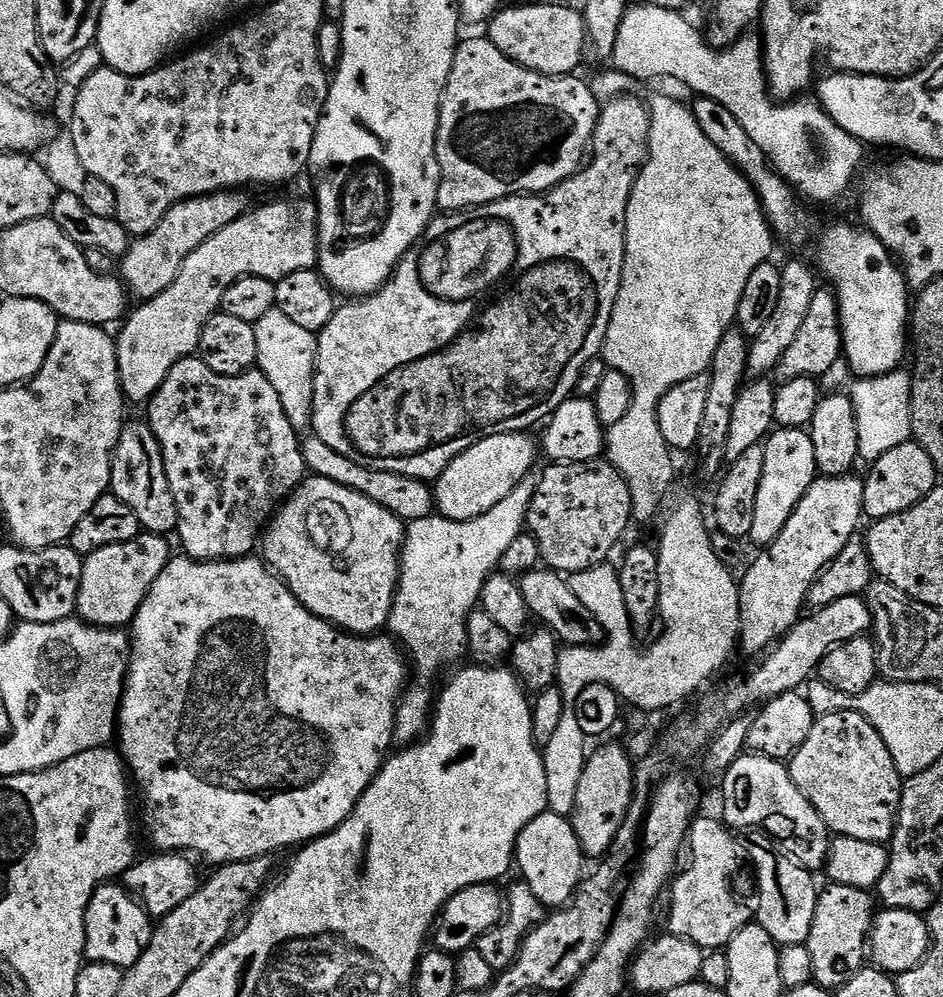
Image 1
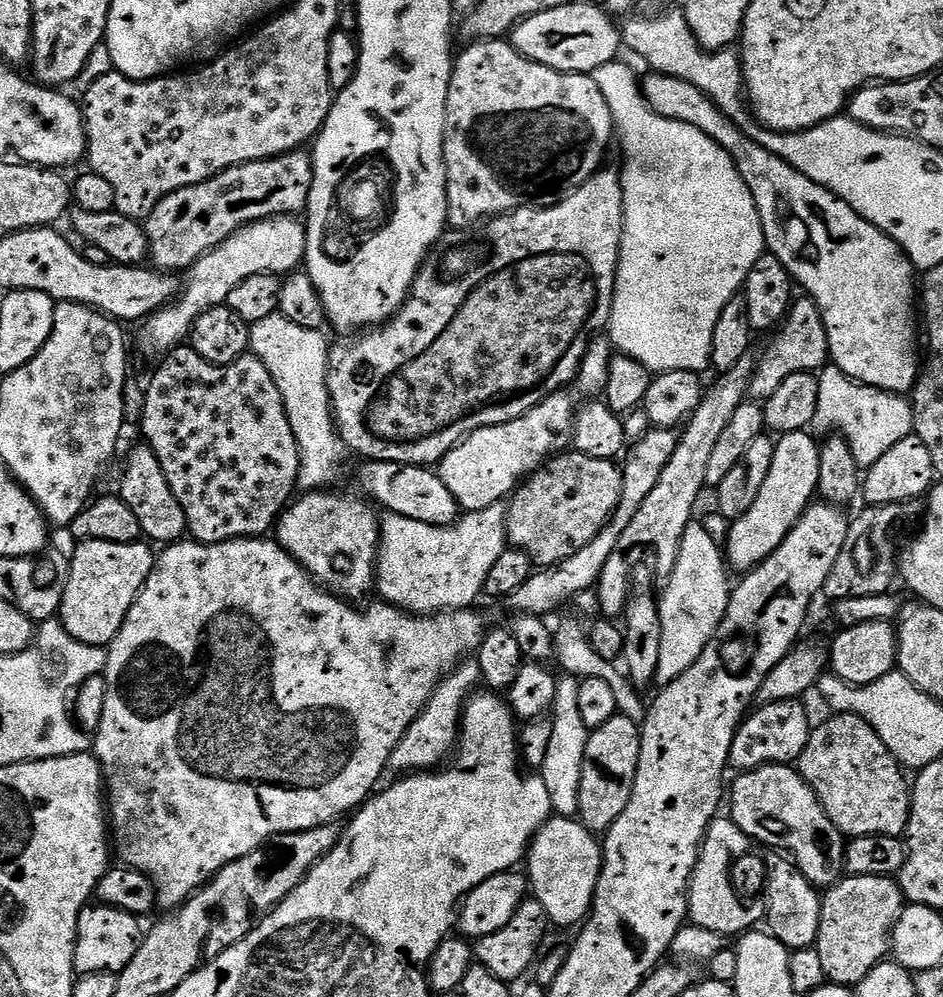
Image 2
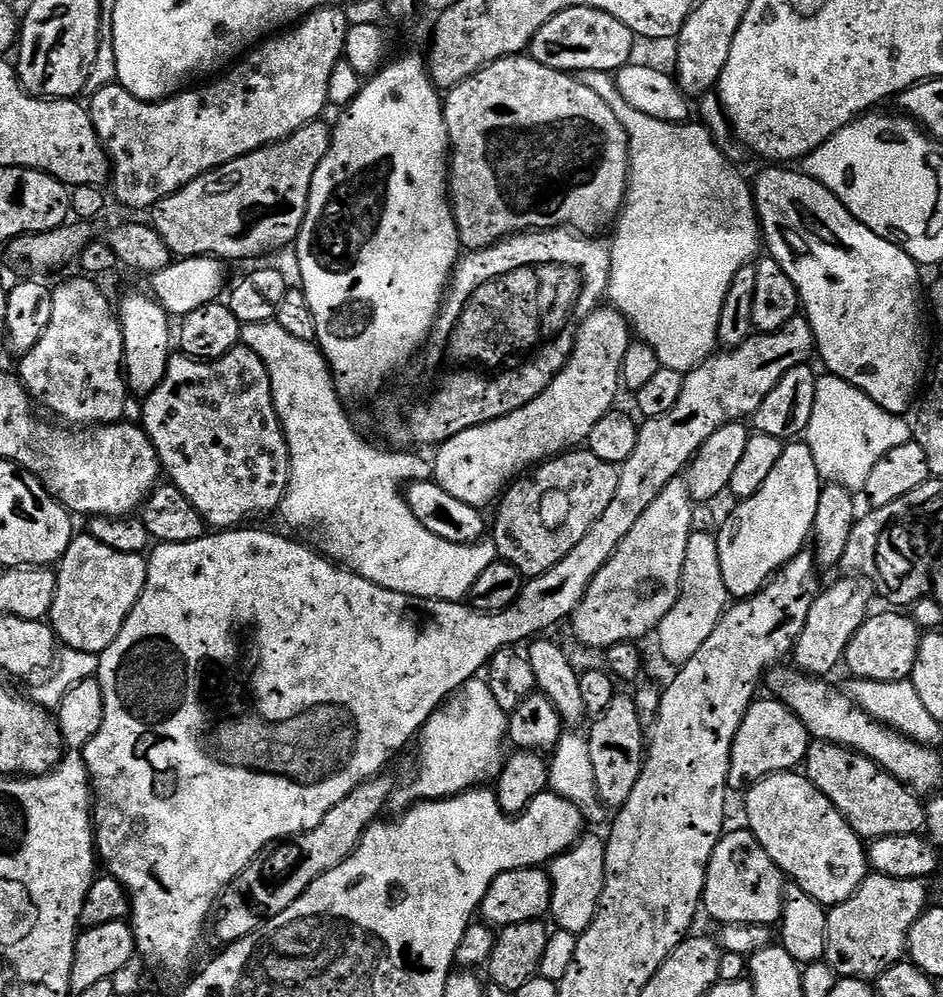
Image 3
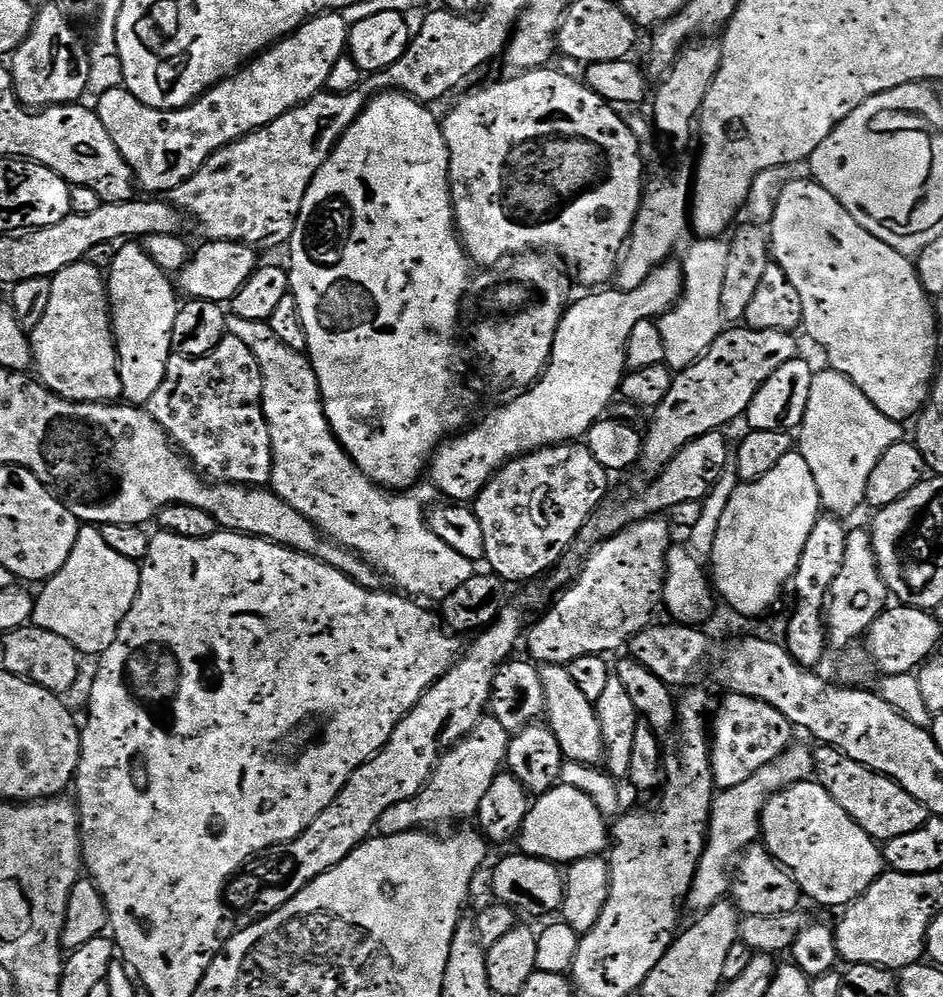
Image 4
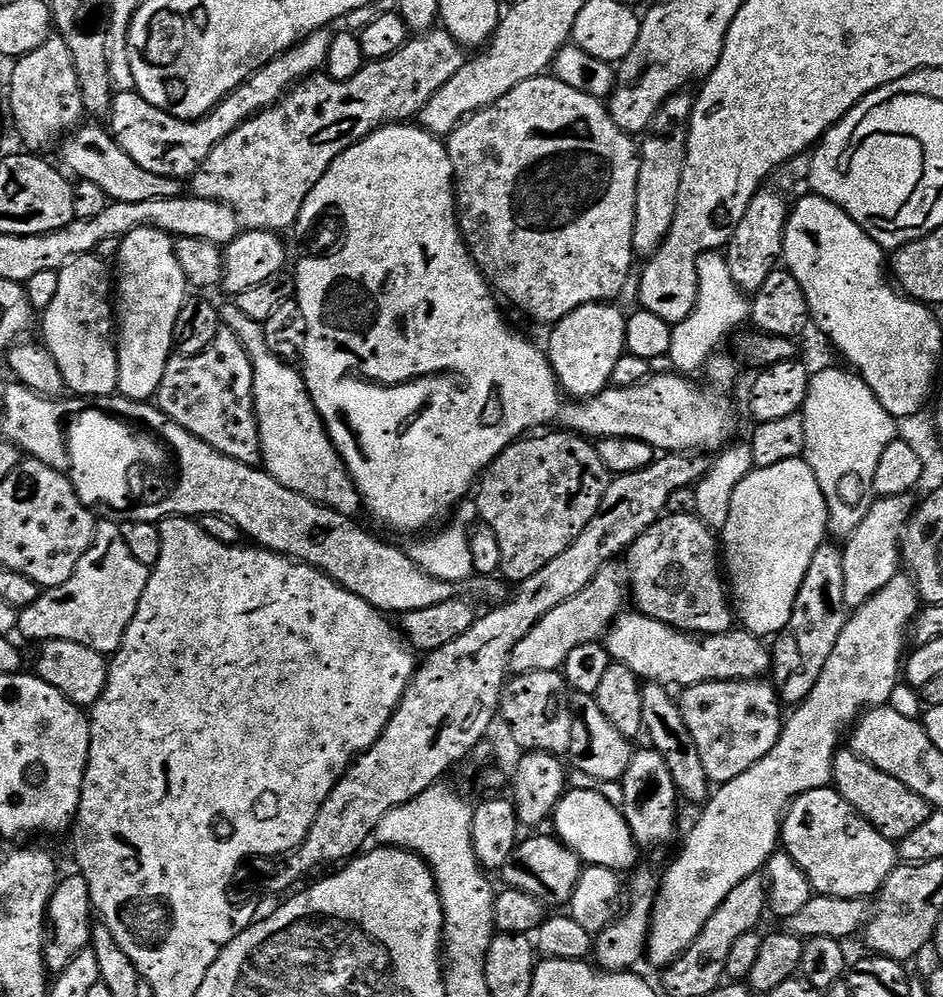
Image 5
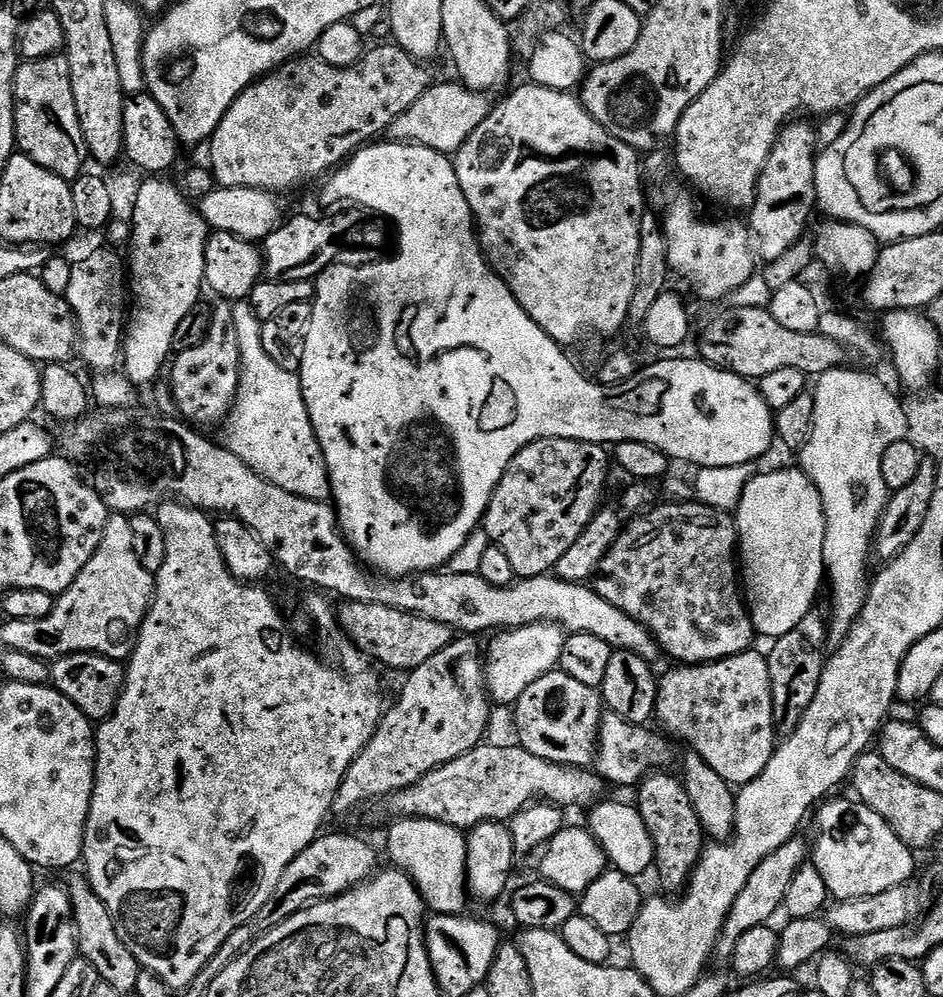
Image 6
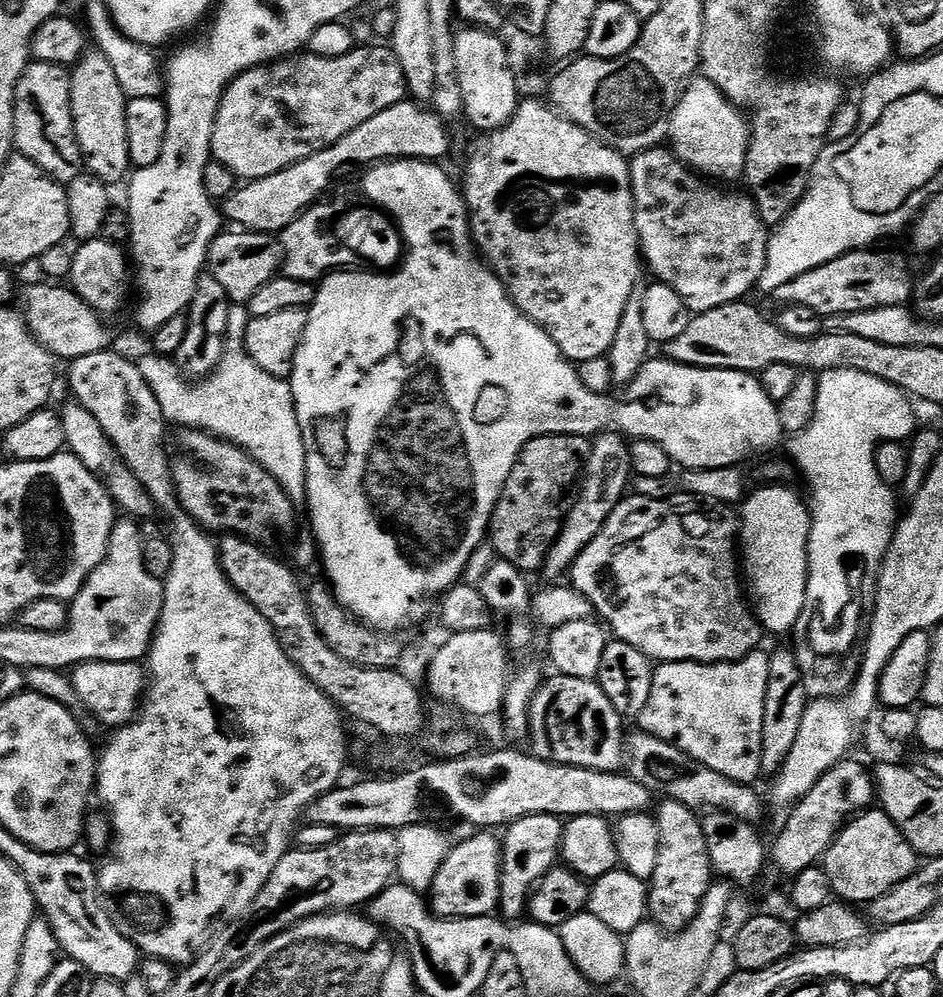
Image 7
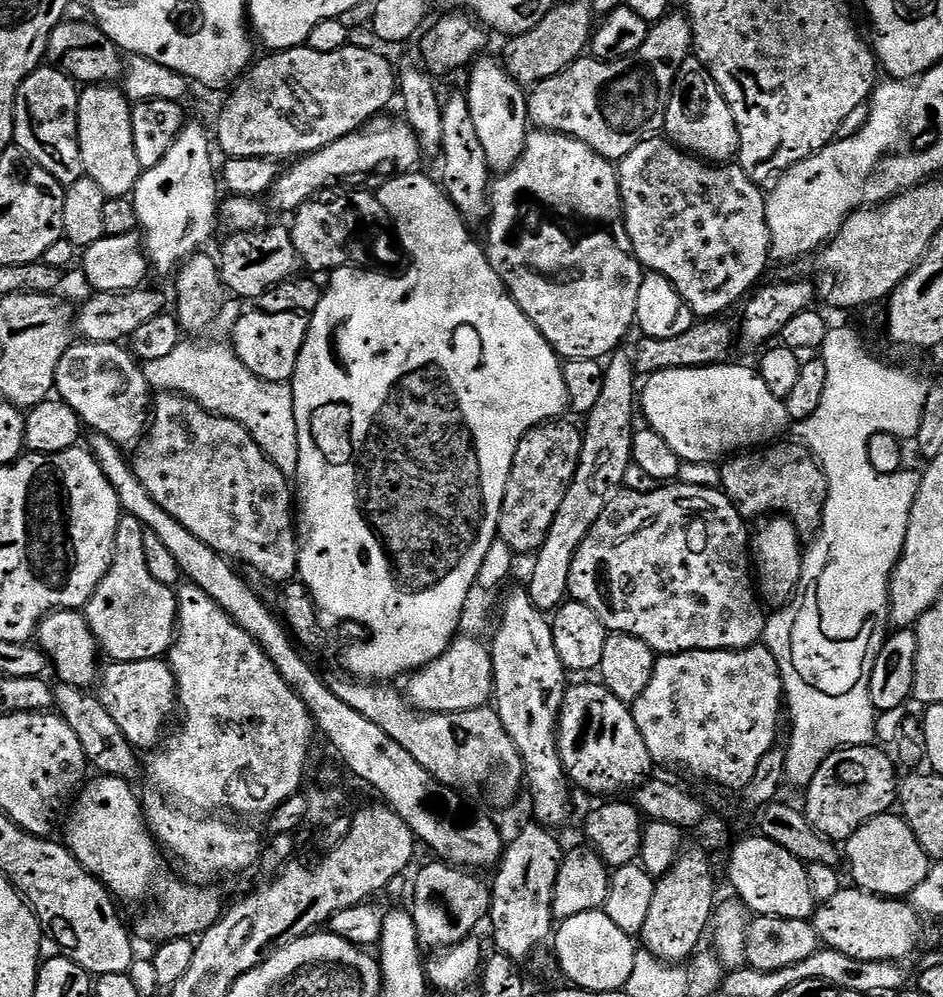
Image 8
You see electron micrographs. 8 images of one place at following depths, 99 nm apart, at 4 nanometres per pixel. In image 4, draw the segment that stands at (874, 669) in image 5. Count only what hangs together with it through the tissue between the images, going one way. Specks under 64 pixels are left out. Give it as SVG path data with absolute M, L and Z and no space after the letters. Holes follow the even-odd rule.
M789 746L781 756L774 758L774 762L762 766L758 774L746 778L742 786L717 791L712 802L712 817L708 823L708 844L698 862L696 877L690 886L686 901L687 907L693 908L693 913L709 912L715 904L721 903L729 895L730 865L745 848L752 847L761 839L760 815L767 800L778 795L784 788L813 779L816 771L813 753L796 747Z

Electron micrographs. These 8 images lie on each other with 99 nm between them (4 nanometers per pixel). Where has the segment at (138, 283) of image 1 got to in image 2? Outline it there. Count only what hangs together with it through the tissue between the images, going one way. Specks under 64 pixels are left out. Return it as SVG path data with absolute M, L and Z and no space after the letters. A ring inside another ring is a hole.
M297 150L287 152L285 156L275 156L273 160L255 160L249 164L227 168L206 182L191 184L174 194L166 194L166 198L162 198L162 202L154 206L148 219L143 221L144 232L148 235L151 263L159 271L169 274L179 273L179 268L187 270L198 263L207 252L214 250L222 242L226 242L226 238L241 232L249 224L257 224L260 220L270 220L273 217L295 217L303 213L307 209L311 189L312 157L307 151Z

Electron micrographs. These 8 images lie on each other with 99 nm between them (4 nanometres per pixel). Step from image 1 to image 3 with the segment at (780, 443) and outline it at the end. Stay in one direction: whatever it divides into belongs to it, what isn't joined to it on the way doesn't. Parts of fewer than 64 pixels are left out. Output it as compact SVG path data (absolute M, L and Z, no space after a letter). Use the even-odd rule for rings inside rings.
M785 443L782 458L778 458L778 466L774 466L766 482L762 482L762 490L739 501L725 520L723 517L715 533L722 582L726 582L729 597L744 600L762 591L781 568L805 551L804 543L809 543L813 535L821 487L818 466L814 466L814 454L807 443Z

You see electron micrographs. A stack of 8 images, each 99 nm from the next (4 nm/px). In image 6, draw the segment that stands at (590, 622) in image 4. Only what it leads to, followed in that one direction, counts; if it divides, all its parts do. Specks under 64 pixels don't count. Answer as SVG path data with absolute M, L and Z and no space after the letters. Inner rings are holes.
M527 624L501 631L492 638L492 649L486 652L486 688L493 705L512 706L526 686L538 682L548 672L557 671L566 633L557 624Z

